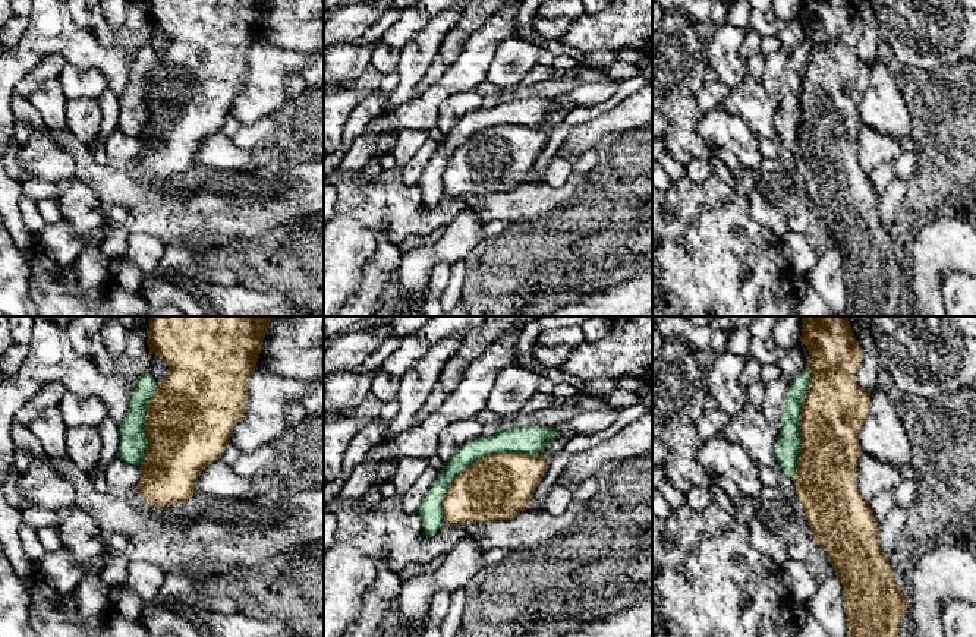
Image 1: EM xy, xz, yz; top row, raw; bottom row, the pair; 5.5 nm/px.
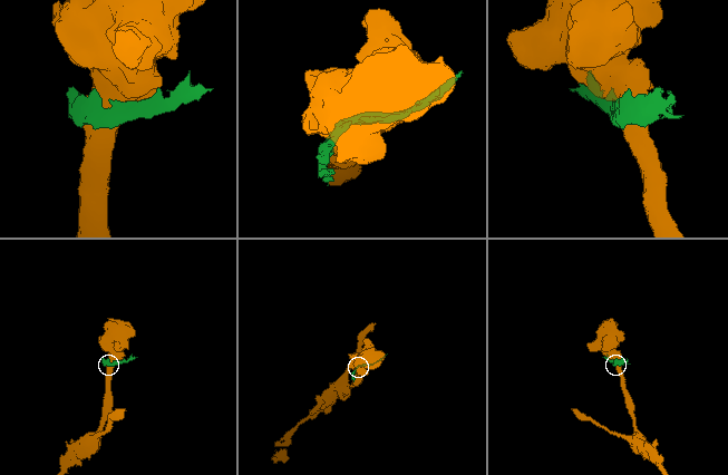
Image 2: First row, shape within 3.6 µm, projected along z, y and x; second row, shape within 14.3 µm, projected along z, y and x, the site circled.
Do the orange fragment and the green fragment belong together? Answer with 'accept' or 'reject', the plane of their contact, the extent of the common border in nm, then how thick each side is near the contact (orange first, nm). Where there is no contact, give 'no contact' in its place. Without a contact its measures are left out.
reject; meets orange in xz; contact 650 nm long; 360 nm thick on the orange side, 150 nm on the other

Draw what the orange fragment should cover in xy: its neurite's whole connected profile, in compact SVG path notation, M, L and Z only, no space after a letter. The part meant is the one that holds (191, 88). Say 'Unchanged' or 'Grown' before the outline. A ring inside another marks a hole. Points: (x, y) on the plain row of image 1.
Unchanged. M149 0L149 26L158 28L170 44L157 56L147 82L149 117L136 158L142 173L171 179L196 165L198 148L221 130L233 100L245 89L248 53L255 44L265 4L267 0Z

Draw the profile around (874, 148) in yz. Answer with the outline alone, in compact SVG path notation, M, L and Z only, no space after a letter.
M866 124L857 130L857 161L870 174L881 164L891 164L901 148L897 139Z

